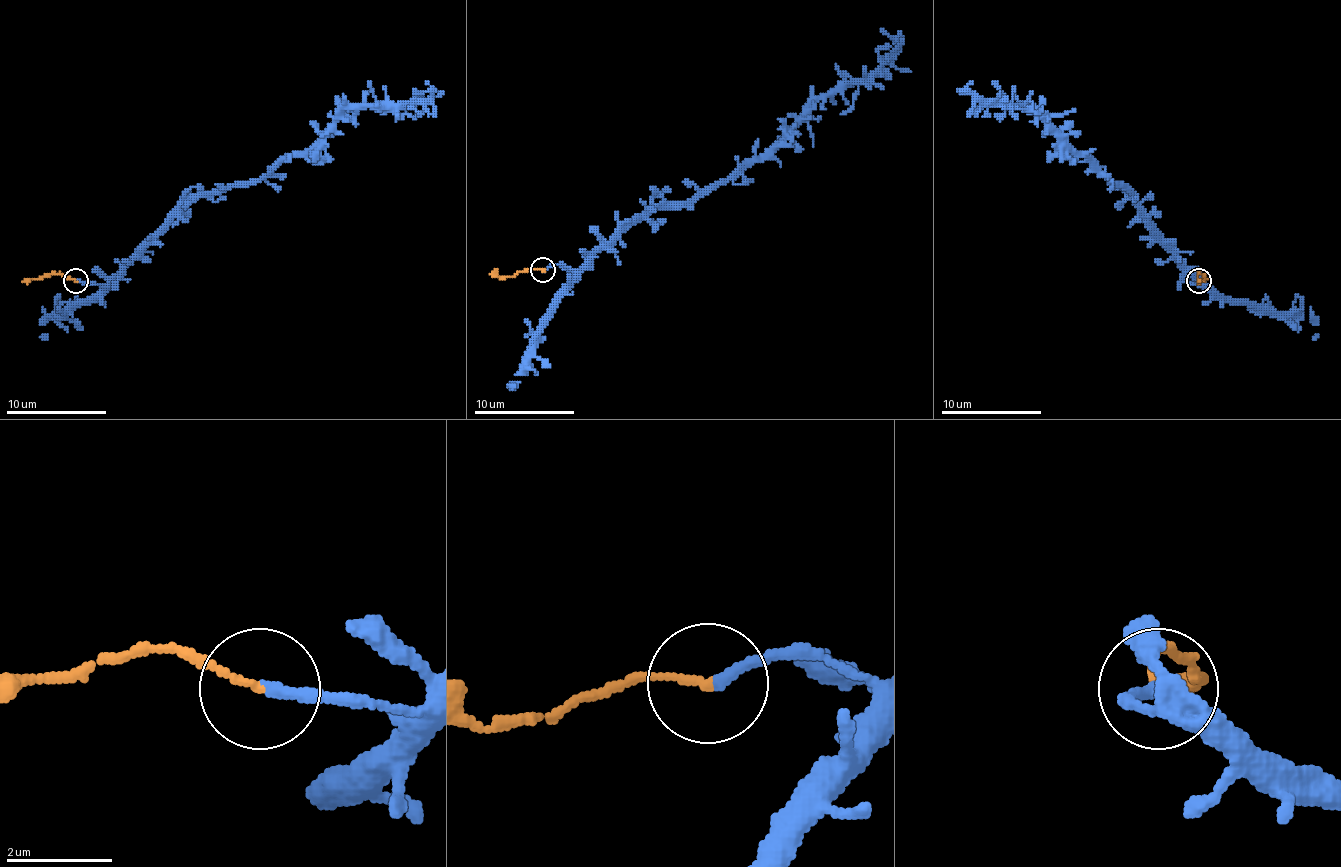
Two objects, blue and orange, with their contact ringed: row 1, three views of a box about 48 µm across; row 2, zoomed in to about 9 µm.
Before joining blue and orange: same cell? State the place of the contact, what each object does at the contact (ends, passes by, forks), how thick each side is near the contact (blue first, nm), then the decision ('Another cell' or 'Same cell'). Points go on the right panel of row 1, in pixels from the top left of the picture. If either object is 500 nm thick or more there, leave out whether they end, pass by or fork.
Place: (1198, 281). At the ring blue ends. At the ring orange ends. Thickness 200 nm (blue) against 140 nm. Another cell

